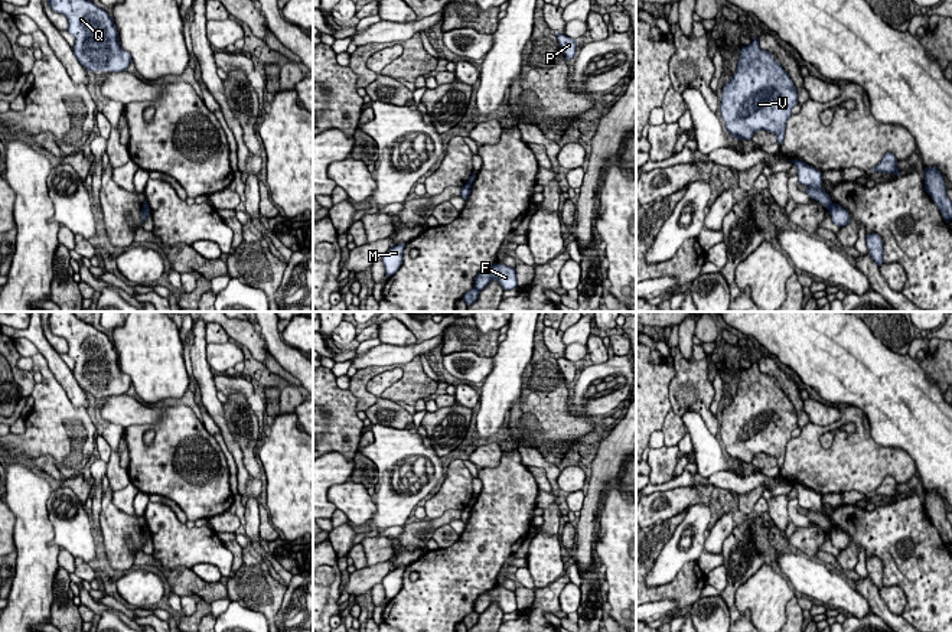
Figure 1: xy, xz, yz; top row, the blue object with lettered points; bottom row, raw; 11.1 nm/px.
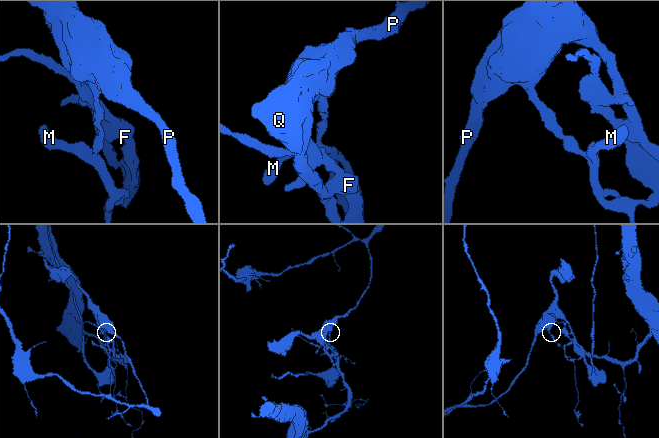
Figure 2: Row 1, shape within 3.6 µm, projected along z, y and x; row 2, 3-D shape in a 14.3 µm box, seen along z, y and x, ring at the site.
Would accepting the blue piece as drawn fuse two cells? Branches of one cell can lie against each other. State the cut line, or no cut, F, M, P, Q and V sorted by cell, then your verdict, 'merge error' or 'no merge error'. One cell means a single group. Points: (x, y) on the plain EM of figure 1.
yz (832, 527), (828, 533) | F M / P Q V | merge error

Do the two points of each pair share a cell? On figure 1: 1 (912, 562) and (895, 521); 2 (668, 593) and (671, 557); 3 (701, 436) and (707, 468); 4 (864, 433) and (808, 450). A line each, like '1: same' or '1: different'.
1: same
2: different
3: same
4: same

